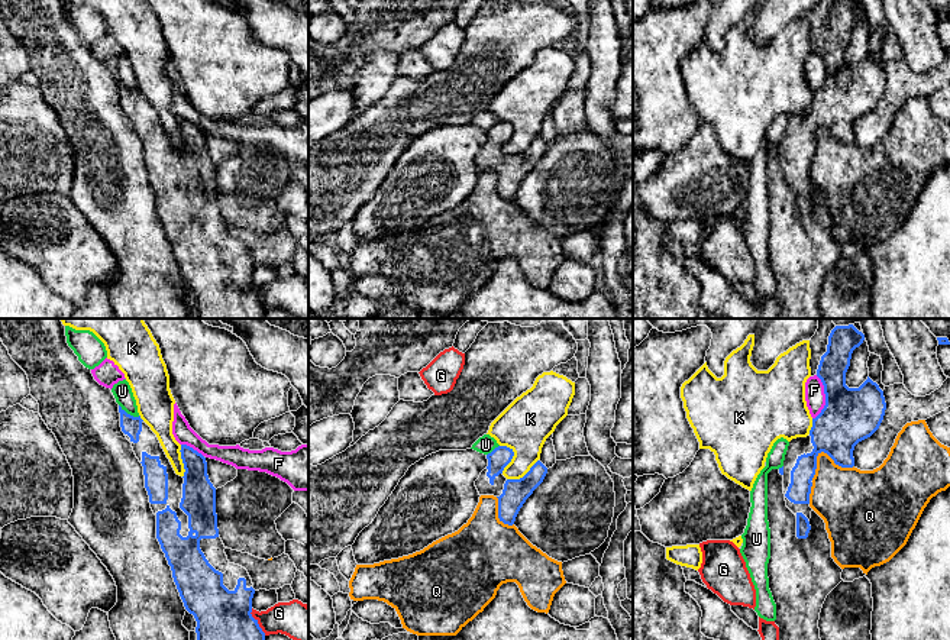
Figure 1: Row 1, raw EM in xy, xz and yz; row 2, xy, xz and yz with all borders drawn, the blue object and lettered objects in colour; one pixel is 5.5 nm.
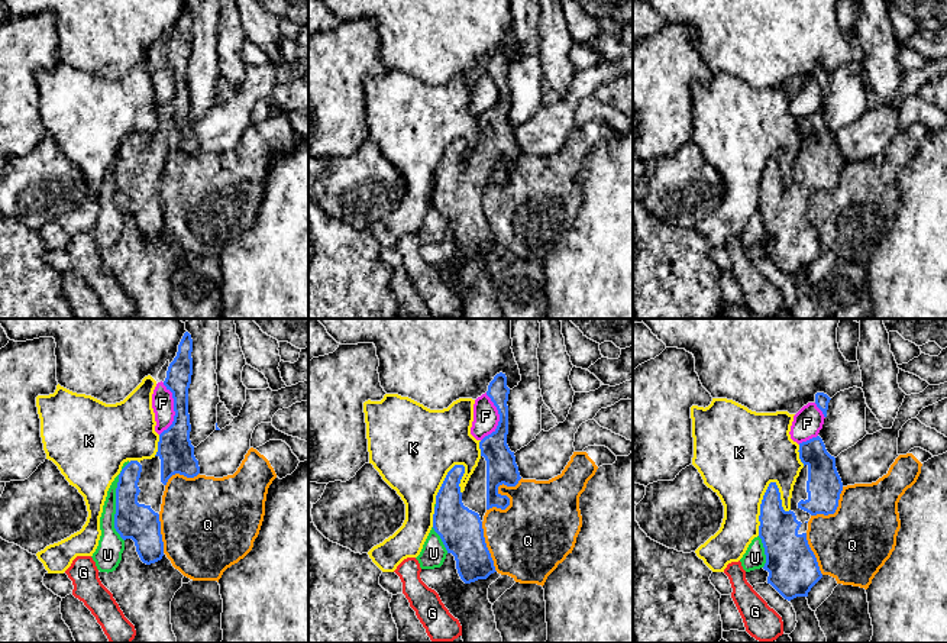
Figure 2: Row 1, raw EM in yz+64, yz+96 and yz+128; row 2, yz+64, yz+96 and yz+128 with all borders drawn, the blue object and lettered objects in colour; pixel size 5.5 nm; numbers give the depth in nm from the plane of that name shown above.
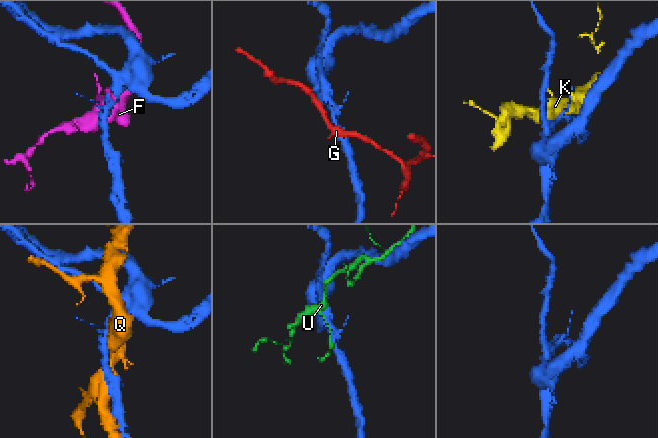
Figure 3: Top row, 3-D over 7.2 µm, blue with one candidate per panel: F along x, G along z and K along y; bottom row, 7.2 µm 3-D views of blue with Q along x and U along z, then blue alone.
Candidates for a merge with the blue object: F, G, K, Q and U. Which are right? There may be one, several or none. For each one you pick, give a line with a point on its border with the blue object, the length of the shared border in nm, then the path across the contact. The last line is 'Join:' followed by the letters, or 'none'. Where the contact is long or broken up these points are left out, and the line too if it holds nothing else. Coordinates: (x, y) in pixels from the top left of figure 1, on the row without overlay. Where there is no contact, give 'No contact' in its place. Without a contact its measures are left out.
Join: none

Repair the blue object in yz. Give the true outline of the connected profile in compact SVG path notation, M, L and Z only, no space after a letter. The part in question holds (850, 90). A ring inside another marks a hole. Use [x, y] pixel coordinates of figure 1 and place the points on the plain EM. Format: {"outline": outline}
{"outline": "M853 0L831 6L827 28L817 45L824 61L825 81L812 94L810 110L789 117L783 142L779 143L786 182L796 191L798 214L807 214L811 206L810 169L817 132L824 127L836 140L853 143L854 122L870 113L885 91L883 67L869 52L859 64L846 61L852 29L863 16L865 10Z"}

